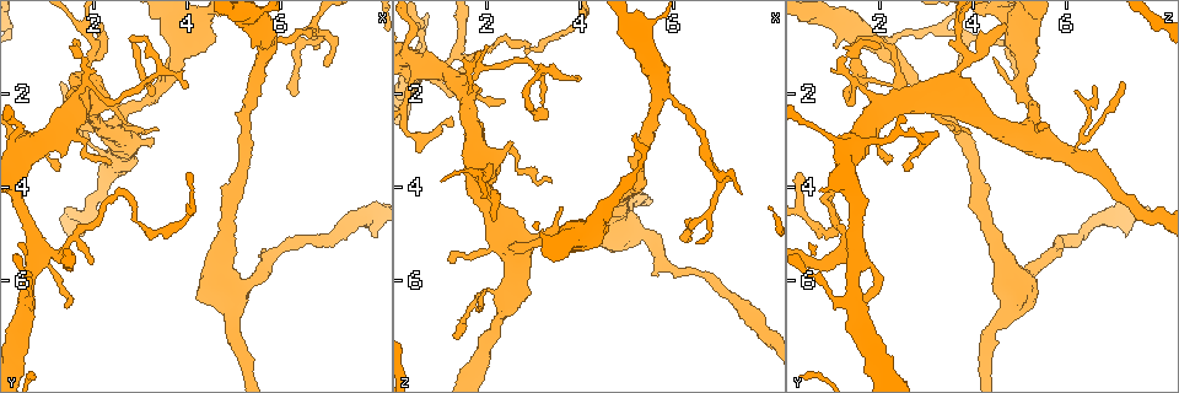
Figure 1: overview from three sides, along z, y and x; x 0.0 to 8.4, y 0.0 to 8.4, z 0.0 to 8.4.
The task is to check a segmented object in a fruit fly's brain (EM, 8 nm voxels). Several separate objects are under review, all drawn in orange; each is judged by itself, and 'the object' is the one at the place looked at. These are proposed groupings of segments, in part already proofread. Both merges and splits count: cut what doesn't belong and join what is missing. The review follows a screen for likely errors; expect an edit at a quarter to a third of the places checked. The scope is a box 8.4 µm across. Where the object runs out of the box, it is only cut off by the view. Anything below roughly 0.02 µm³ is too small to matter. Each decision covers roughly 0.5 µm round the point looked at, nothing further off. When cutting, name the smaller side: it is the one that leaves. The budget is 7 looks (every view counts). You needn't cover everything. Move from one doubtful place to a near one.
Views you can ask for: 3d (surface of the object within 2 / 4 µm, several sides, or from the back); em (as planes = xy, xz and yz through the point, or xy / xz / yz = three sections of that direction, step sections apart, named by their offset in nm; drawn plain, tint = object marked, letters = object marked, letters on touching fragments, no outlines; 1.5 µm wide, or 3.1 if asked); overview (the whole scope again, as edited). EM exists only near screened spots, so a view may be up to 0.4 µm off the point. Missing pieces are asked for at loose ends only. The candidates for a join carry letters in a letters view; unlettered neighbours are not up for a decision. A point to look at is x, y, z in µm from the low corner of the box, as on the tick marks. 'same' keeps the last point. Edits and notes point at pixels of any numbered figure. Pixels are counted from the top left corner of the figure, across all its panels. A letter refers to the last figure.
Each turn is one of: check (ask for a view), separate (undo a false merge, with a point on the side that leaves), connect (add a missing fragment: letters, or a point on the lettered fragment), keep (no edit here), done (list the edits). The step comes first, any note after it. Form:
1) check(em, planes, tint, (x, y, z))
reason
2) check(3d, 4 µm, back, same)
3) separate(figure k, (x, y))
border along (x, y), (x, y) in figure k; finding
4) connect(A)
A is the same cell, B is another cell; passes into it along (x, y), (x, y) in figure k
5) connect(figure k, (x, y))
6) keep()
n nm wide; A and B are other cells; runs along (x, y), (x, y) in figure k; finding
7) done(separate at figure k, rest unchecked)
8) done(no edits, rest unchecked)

check(3d, 2 µm, (3.95, 1.85, 1.65))
thin end

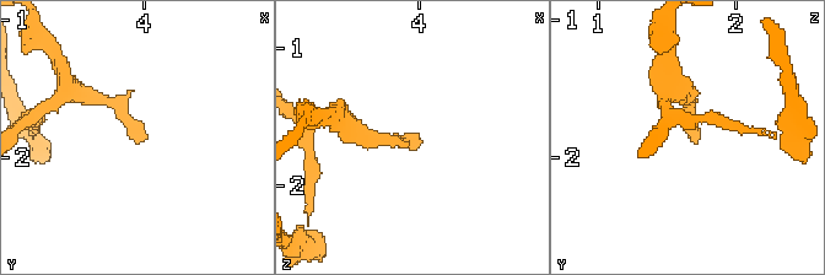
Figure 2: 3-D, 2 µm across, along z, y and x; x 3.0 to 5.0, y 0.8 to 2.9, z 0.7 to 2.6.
check(em, yz, step 8, tint, (4.00, 1.86, 1.64))
now the EM

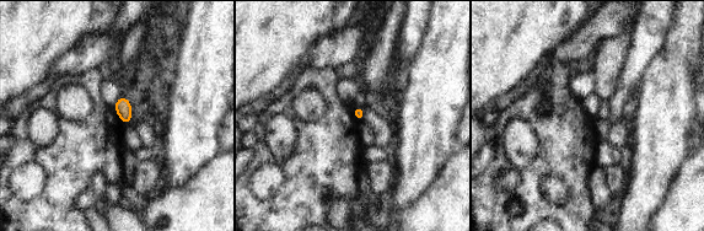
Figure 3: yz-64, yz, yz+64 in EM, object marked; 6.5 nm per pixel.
check(em, planes, letters, same)
another direction

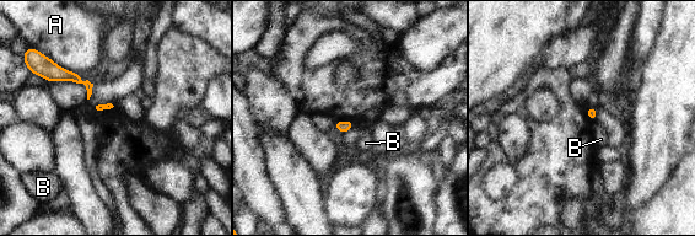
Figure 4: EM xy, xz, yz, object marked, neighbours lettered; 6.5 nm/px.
keep()
A and B are other cells; border along (596, 119), (592, 122) in figure 4; none of them fits

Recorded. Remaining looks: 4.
check(em, yz, step 4, tint, (1.20, 2.65, 5.55))
thin end

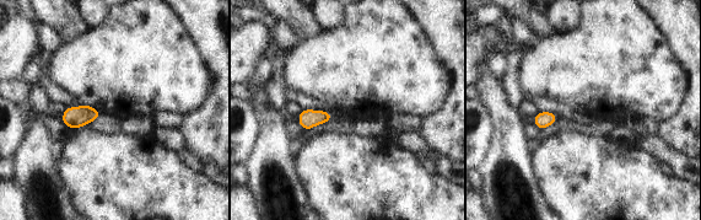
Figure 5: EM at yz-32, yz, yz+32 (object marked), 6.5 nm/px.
check(em, planes, letters, same)

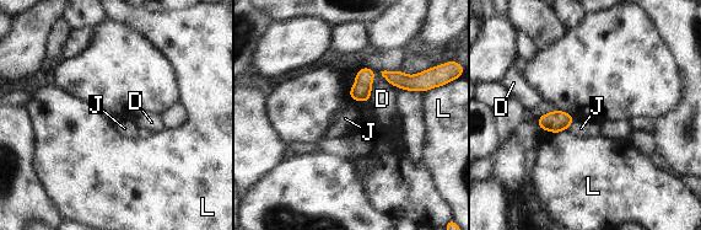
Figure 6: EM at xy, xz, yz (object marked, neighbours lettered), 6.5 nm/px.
keep()
D, J and L are other cells; border along (436, 86), (425, 92) in figure 6; none of them fits

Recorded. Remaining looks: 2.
done(no edits, rest unchecked)

